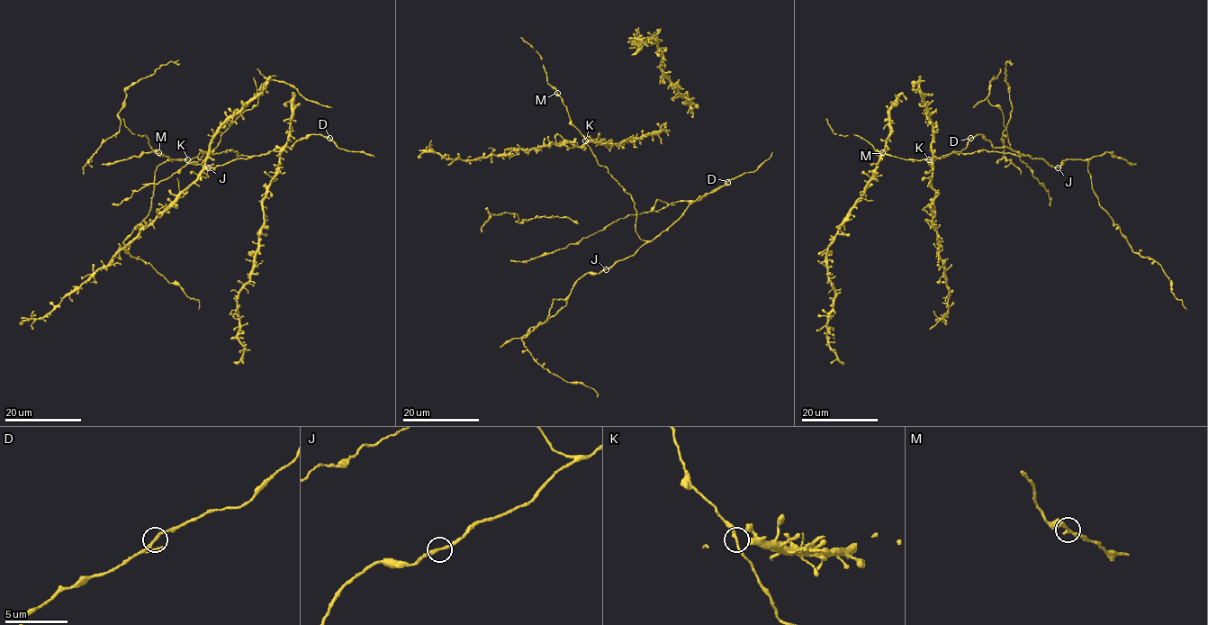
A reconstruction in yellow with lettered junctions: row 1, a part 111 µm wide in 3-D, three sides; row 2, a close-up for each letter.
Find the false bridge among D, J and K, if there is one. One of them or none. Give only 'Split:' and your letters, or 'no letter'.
Split: no letter

